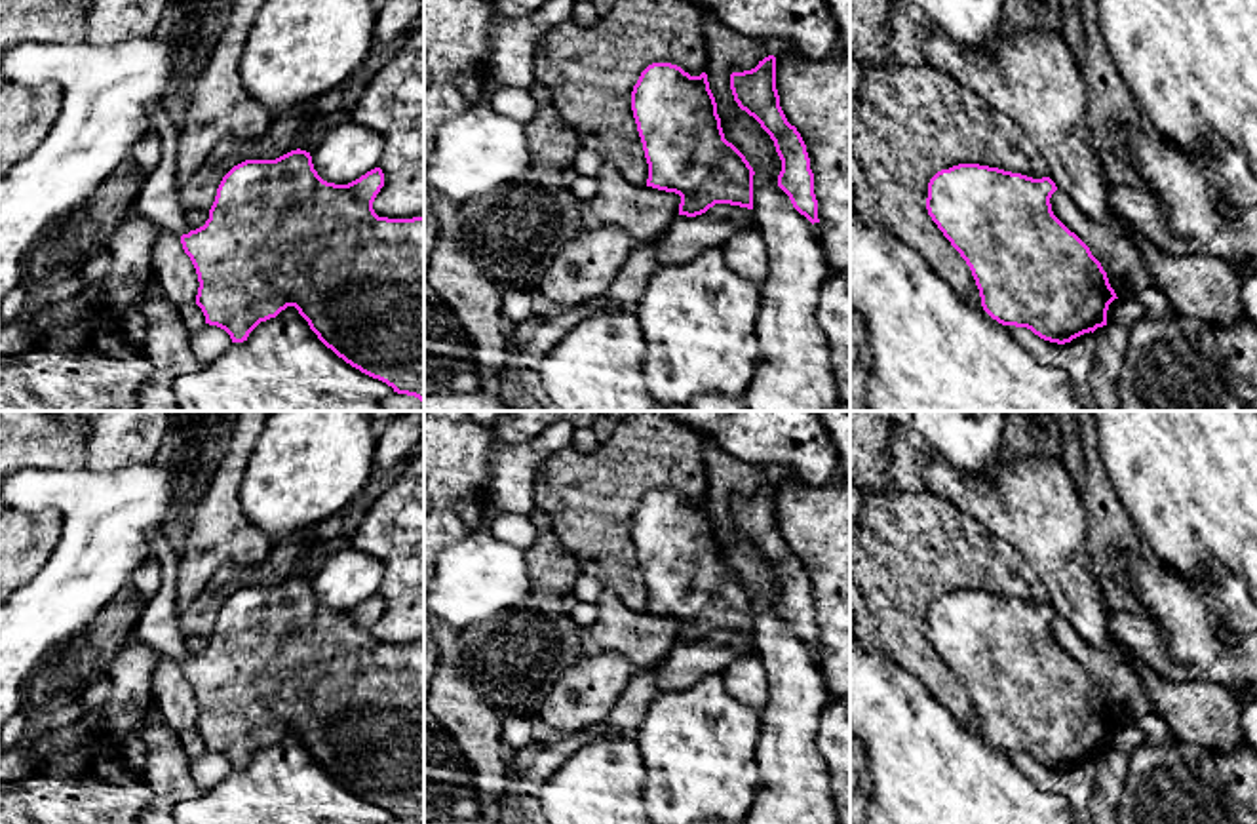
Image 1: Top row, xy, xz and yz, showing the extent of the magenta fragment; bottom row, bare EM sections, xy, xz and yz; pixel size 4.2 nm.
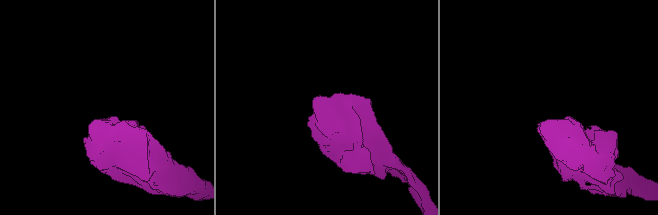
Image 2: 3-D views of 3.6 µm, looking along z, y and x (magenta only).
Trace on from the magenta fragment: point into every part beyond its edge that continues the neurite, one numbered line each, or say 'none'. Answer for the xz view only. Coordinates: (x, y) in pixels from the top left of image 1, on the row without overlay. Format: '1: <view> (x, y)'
none

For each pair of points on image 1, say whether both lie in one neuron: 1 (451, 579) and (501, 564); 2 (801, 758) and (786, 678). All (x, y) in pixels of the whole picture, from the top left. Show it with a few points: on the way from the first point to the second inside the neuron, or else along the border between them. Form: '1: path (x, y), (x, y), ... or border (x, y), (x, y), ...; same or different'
1: path (463, 579), (489, 575); same
2: path (792, 739), (792, 697); same

